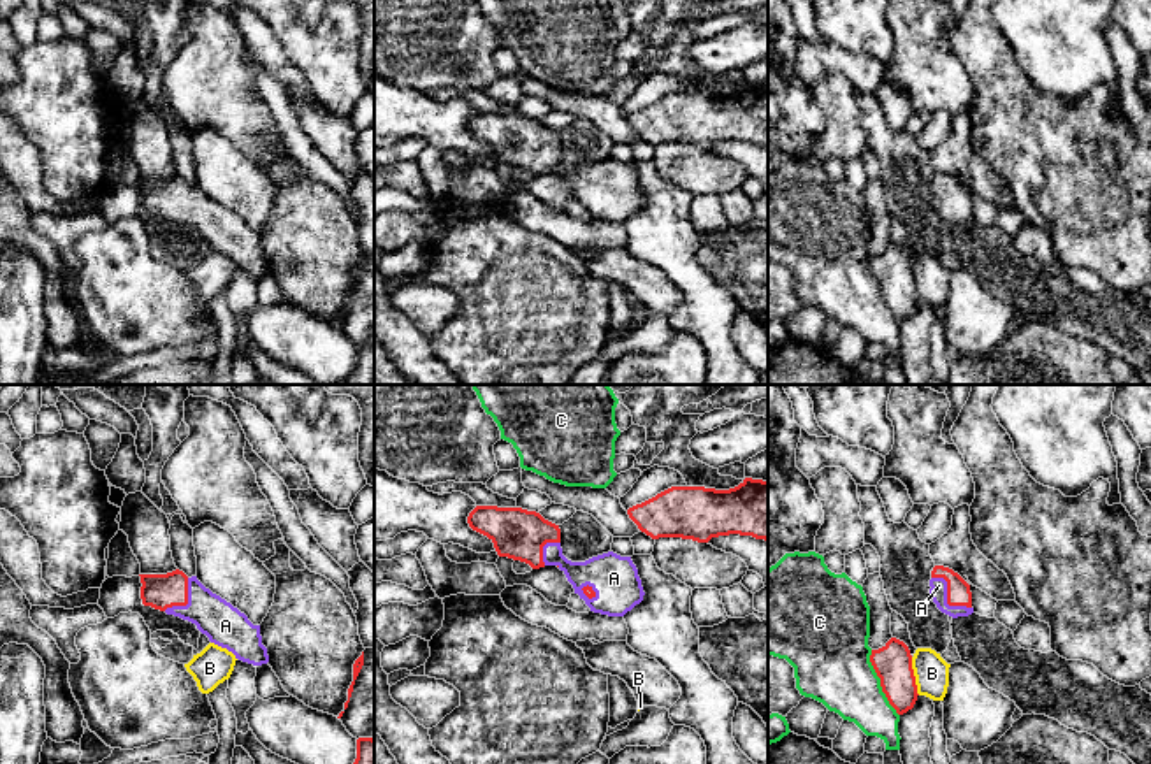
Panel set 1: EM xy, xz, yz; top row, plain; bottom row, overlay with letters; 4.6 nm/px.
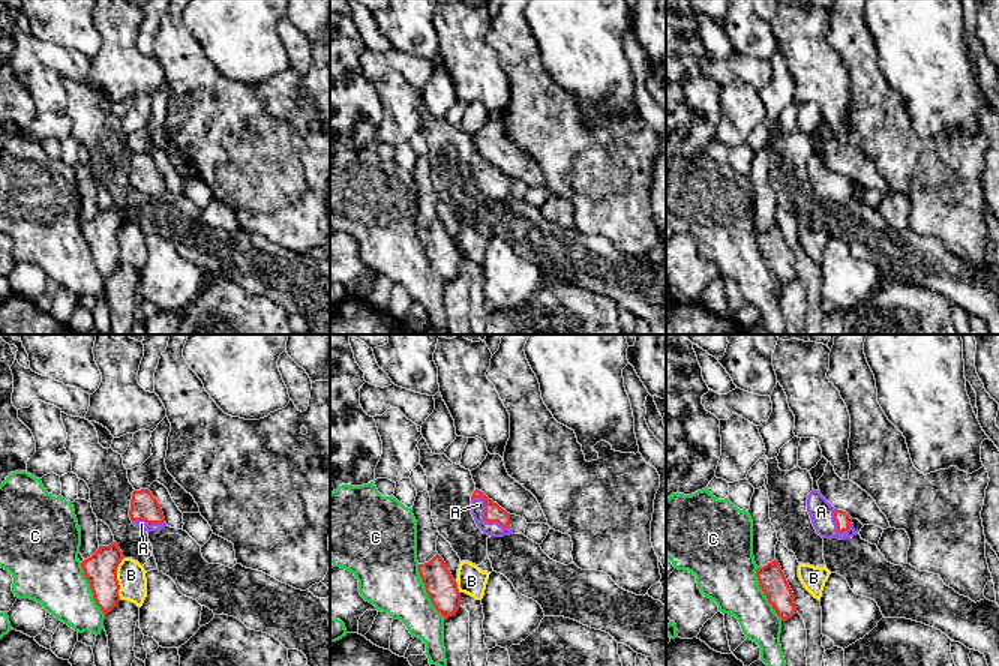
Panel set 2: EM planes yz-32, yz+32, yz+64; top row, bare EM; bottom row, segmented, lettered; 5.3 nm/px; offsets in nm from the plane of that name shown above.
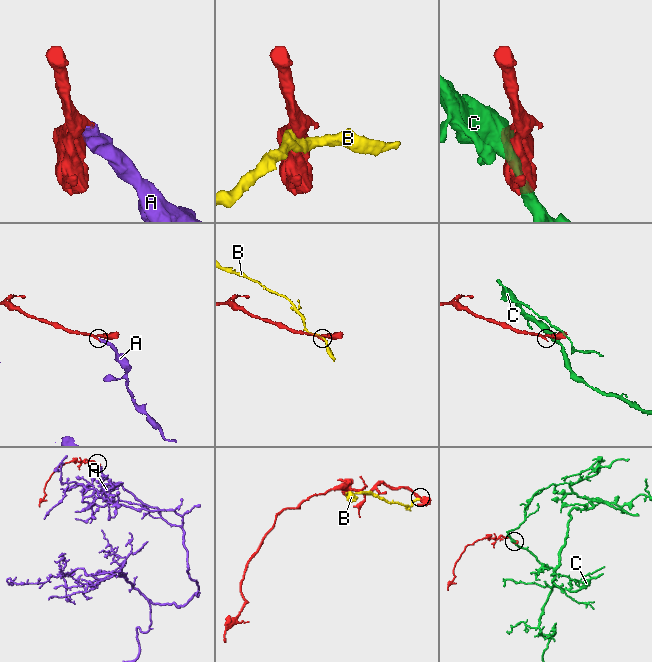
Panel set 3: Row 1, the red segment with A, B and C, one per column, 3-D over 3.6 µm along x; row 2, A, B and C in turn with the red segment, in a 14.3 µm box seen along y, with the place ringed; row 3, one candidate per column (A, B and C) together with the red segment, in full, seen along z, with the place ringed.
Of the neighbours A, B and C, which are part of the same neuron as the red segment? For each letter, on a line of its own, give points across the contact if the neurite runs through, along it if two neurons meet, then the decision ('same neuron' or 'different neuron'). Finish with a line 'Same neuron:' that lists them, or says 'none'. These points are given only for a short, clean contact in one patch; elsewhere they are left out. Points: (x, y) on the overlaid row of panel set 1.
A: same neuron
B: different neuron
C: different neuron
Same neuron: A

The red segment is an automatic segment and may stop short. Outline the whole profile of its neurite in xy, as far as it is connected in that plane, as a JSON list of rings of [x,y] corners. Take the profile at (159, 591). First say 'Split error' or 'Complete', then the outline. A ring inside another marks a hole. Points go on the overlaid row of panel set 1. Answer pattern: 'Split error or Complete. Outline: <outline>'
Split error. Outline: [[[179,569],[139,576],[144,606],[195,623],[211,643],[227,648],[243,662],[253,666],[269,662],[260,625],[253,625],[244,613],[206,588],[197,576],[188,578]]]

